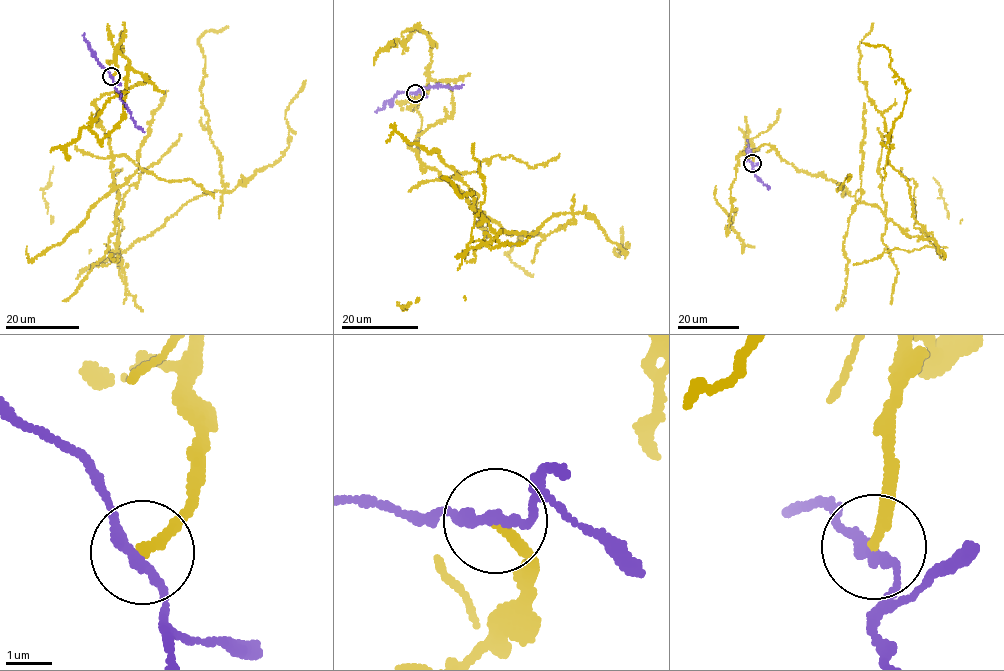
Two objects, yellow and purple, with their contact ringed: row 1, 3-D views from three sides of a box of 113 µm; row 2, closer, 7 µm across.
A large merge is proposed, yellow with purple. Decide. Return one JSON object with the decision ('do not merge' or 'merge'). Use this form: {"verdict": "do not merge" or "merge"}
{"verdict": "do not merge"}

